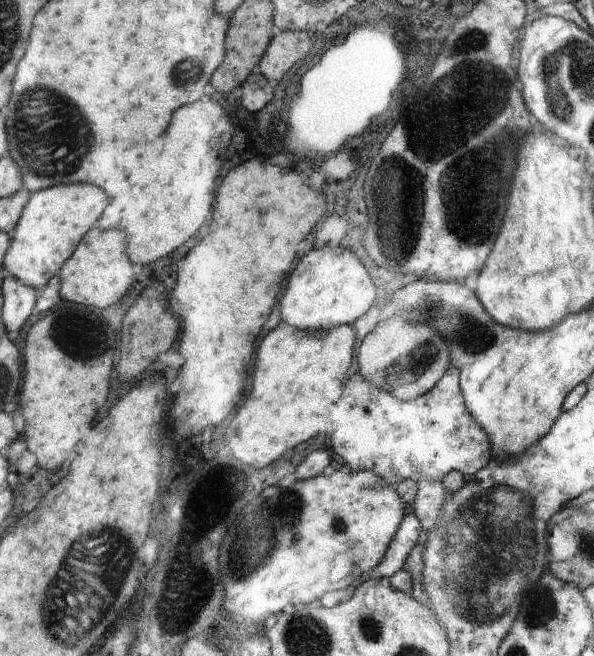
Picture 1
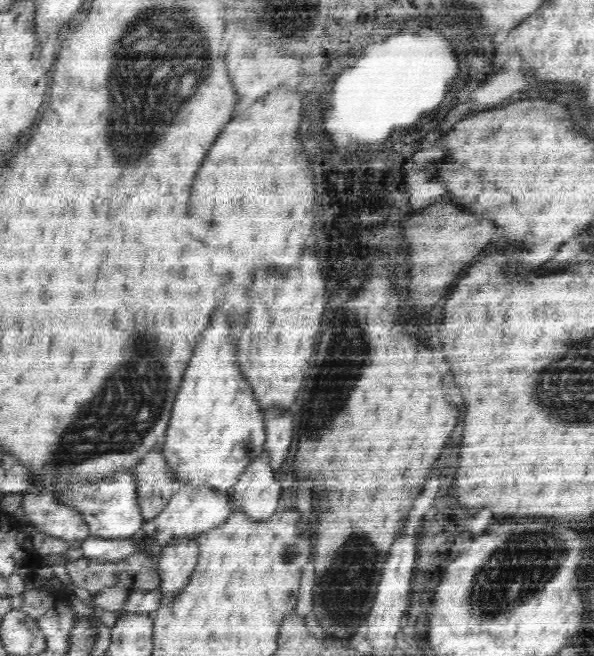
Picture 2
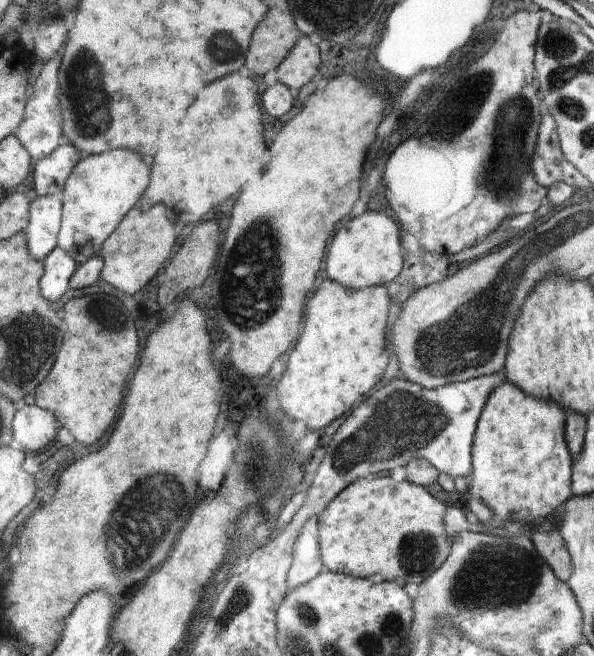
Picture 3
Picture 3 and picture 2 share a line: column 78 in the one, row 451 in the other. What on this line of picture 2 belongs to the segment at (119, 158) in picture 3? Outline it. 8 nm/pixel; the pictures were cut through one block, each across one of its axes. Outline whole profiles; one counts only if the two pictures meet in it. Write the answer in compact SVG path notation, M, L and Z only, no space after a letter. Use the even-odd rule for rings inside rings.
M214 314L210 326L198 338L194 358L184 374L182 386L174 402L163 444L163 456L166 457L167 464L174 469L178 484L208 484L211 488L220 490L220 493L232 490L244 470L265 452L264 410L260 412L261 408L250 385L239 371L232 344L236 334L228 334L226 324L228 320L222 318L222 314Z

